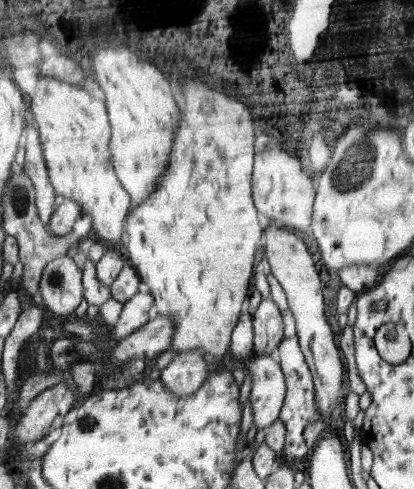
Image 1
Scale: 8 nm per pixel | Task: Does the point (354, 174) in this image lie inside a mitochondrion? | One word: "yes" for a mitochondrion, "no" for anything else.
yes

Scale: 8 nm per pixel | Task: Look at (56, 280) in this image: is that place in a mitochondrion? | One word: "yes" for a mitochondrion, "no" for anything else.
yes

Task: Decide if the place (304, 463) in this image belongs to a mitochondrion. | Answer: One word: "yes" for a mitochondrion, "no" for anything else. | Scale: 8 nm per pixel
no

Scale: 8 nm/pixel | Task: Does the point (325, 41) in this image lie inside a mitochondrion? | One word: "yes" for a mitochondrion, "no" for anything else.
no

